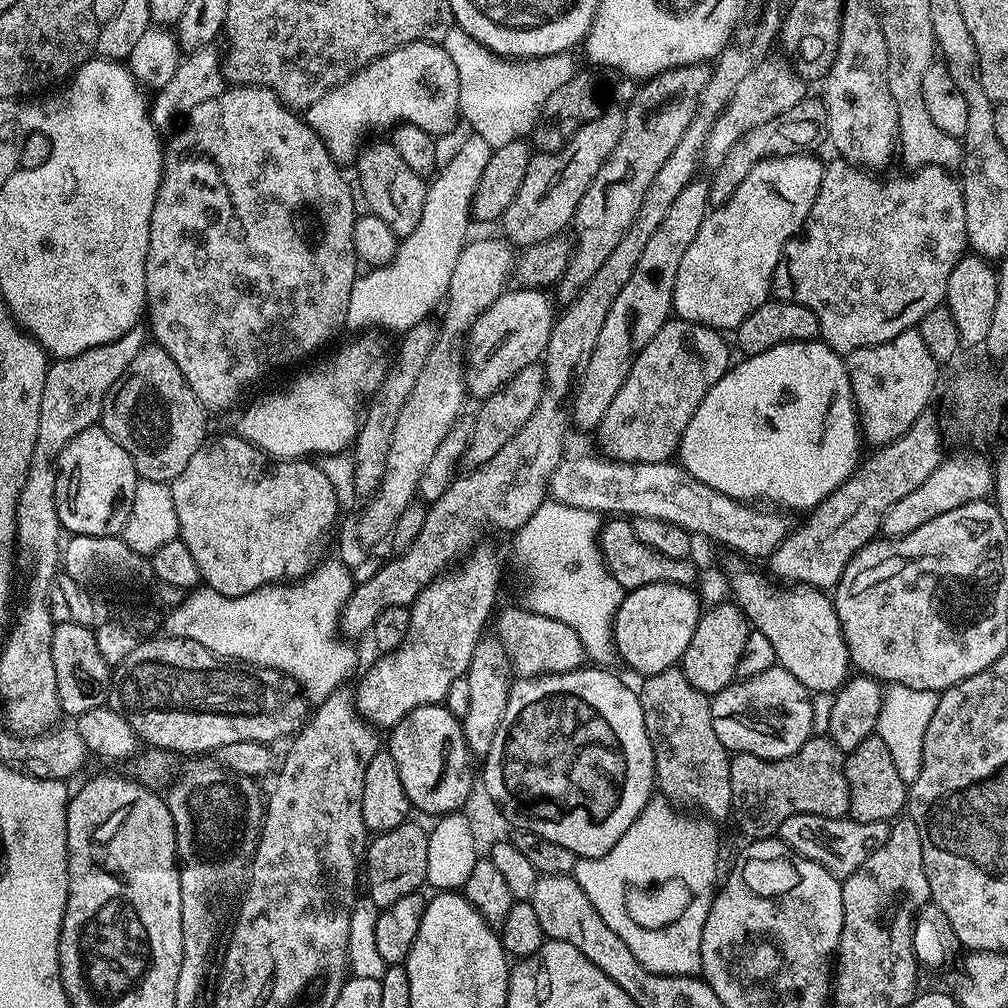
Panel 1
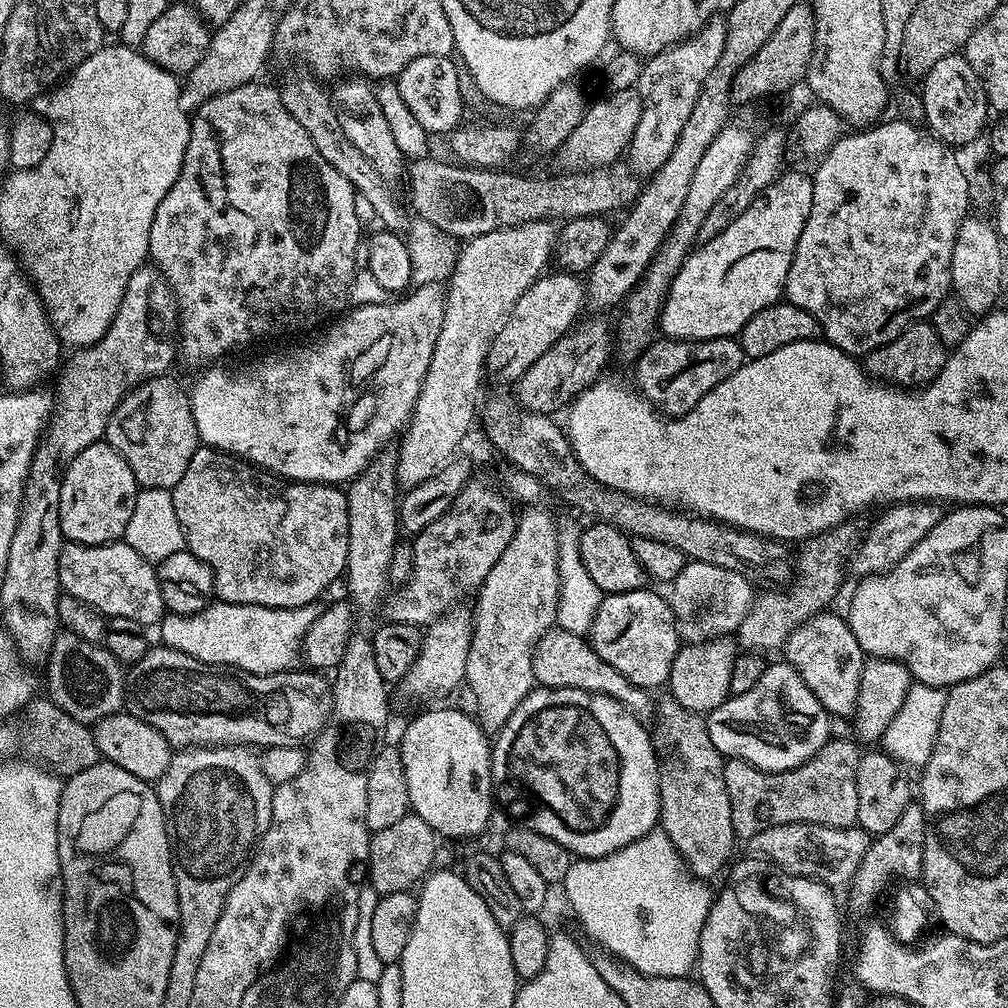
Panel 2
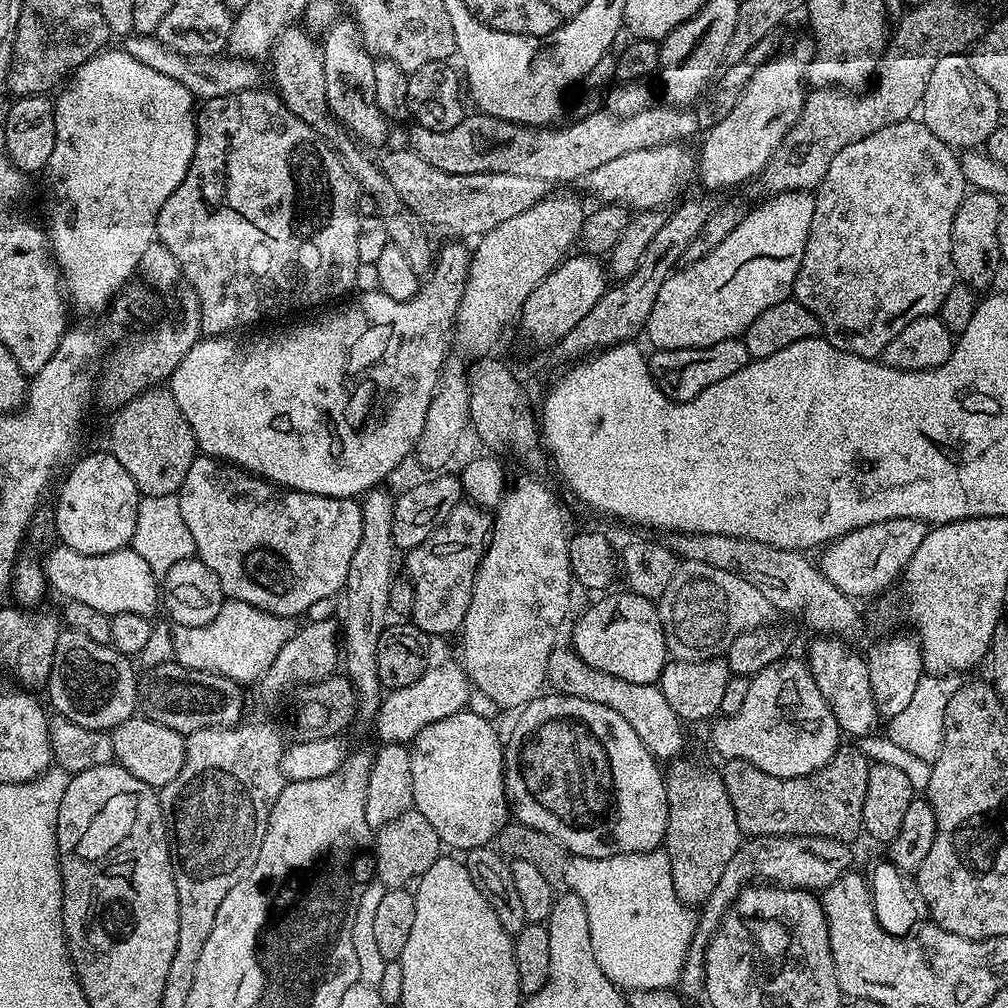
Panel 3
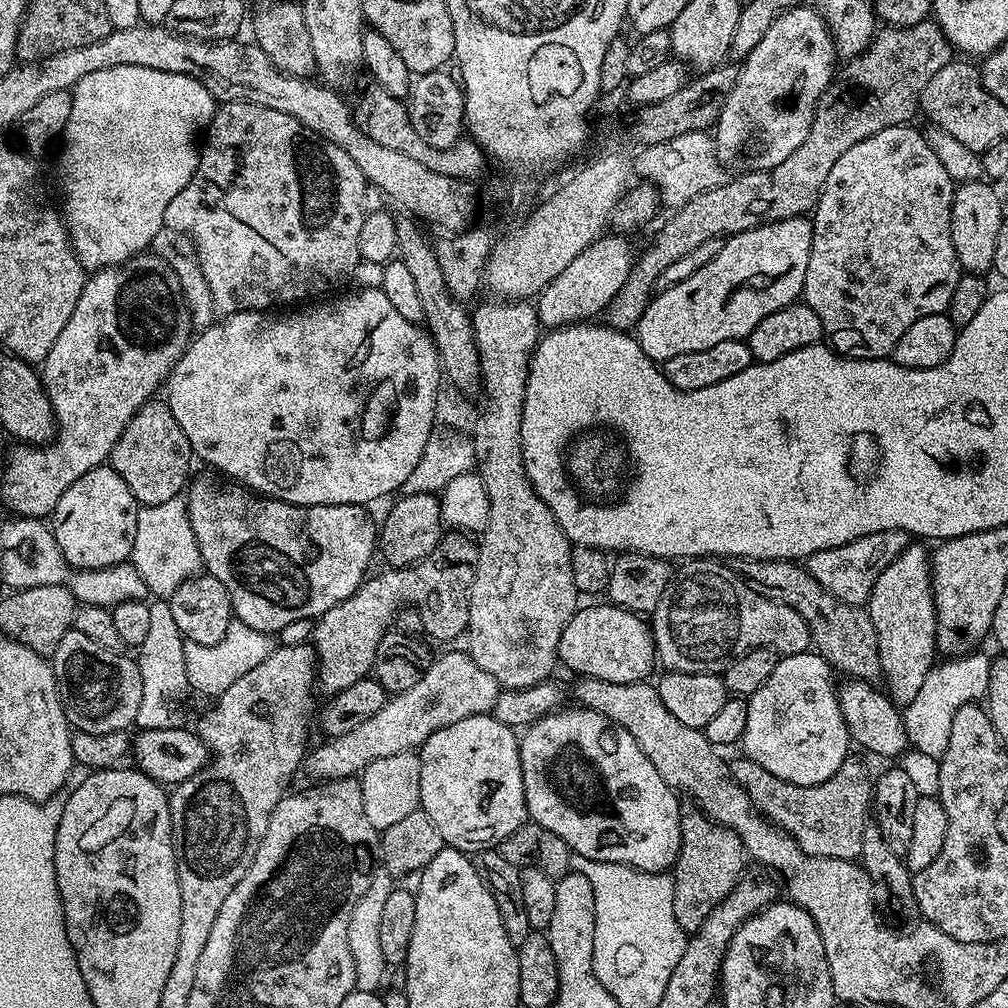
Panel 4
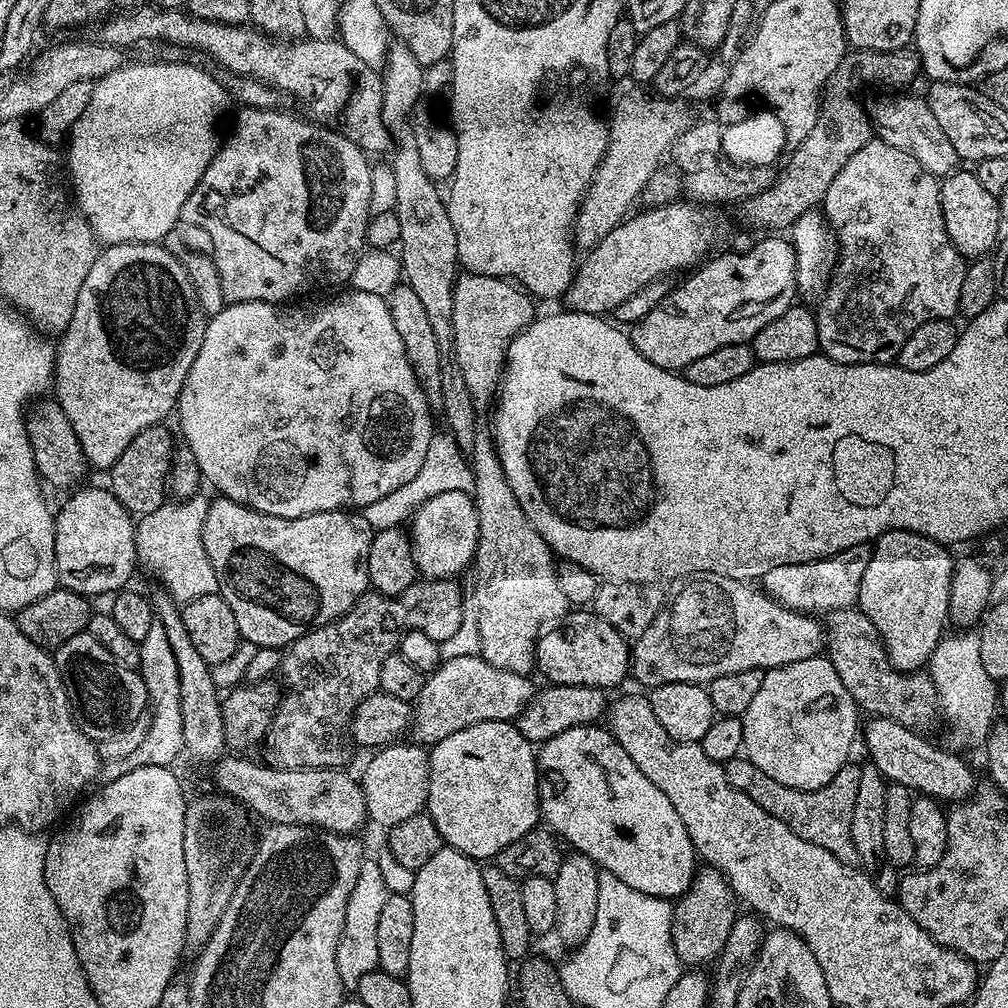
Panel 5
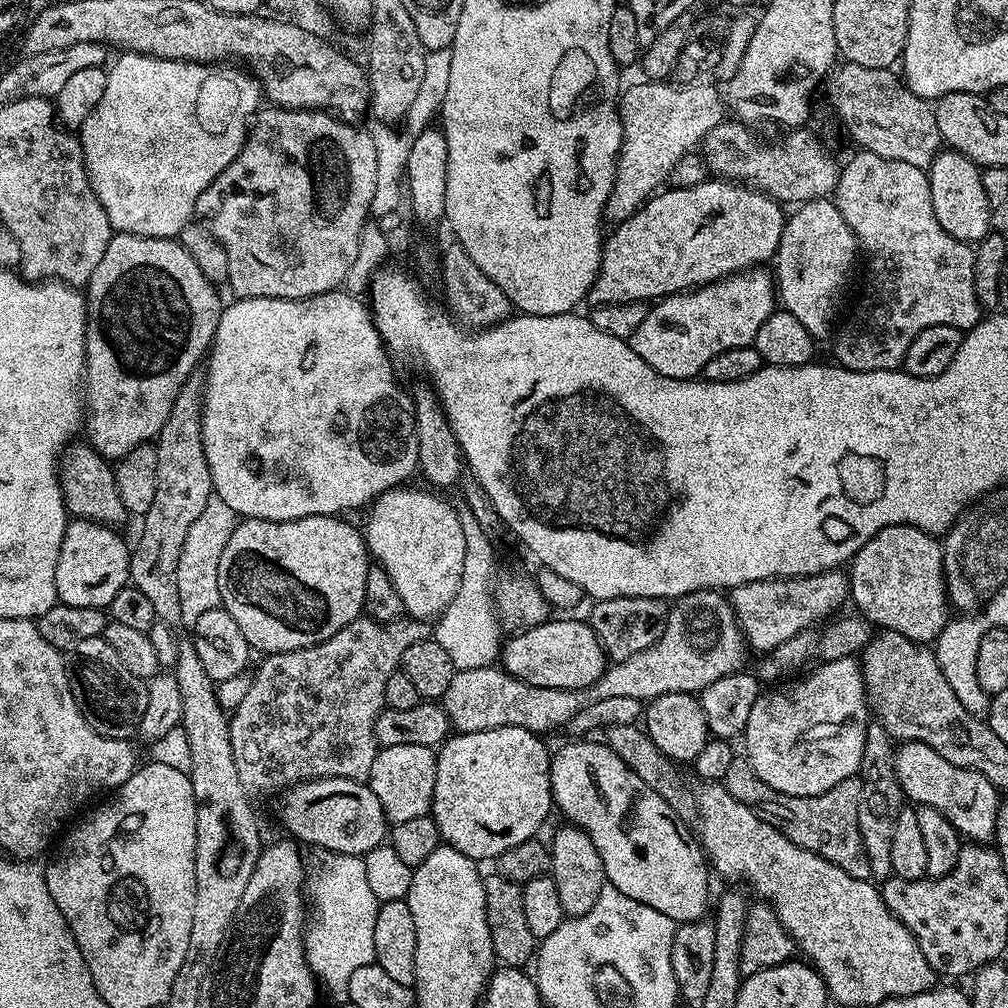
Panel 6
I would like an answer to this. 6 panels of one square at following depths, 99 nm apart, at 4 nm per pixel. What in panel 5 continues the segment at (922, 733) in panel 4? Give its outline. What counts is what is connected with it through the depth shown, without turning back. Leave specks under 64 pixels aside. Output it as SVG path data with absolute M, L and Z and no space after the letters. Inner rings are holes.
M956 630L945 634L936 647L934 663L930 668L932 681L936 686L938 708L956 728L972 736L987 737L998 720L996 715L997 681L990 678L982 666L980 634L976 630Z

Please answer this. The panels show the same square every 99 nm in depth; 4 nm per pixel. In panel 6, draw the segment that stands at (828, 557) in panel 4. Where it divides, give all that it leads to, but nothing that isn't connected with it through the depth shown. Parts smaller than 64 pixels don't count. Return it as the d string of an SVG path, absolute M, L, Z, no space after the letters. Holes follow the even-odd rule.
M833 570L813 576L786 576L779 580L746 582L731 589L730 603L744 632L747 647L767 654L782 642L797 639L815 620L827 621L831 612L839 613L844 600L846 604L850 596L849 577L842 573Z

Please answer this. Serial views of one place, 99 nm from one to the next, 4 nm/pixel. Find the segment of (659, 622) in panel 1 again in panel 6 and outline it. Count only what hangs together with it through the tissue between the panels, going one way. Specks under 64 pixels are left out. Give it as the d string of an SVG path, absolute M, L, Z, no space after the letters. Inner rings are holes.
M549 618L543 624L509 635L512 637L508 641L505 639L502 644L503 671L530 686L562 690L588 688L598 682L606 667L606 657L591 623L568 620L572 618L560 619L564 620Z

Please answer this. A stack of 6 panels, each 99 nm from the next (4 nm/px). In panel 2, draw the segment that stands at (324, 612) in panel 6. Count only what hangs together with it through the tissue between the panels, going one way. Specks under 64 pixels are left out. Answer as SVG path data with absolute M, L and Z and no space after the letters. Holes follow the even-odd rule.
M201 446L197 448L194 458L190 458L190 466L186 466L186 474L178 478L178 482L170 489L174 498L174 510L178 513L178 522L184 531L184 542L187 551L192 552L212 571L212 587L215 595L225 604L253 604L267 608L301 608L307 604L316 604L319 596L345 575L348 567L348 498L337 485L319 482L301 482L286 480L275 472L258 468L255 464L241 460L230 452L220 452L217 448Z

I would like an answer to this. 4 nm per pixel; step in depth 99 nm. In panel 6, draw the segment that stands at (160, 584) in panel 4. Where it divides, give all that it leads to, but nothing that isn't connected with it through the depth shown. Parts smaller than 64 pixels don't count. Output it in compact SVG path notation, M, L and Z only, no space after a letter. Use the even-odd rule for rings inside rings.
M213 495L206 502L206 510L194 518L190 530L186 530L186 540L182 542L182 550L178 558L178 598L182 600L182 618L184 624L195 625L206 610L221 607L218 590L218 562L222 562L222 550L226 550L226 542L230 542L230 534L234 532L238 517L222 498Z

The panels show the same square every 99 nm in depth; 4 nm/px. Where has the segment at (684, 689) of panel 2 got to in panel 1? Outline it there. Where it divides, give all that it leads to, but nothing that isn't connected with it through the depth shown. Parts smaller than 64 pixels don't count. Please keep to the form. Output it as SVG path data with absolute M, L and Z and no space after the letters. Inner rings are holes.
M735 603L713 605L709 610L701 611L700 621L694 626L694 638L690 638L682 661L682 671L690 686L705 694L715 694L733 683L738 658L742 658L742 650L746 650L749 631L748 619Z

